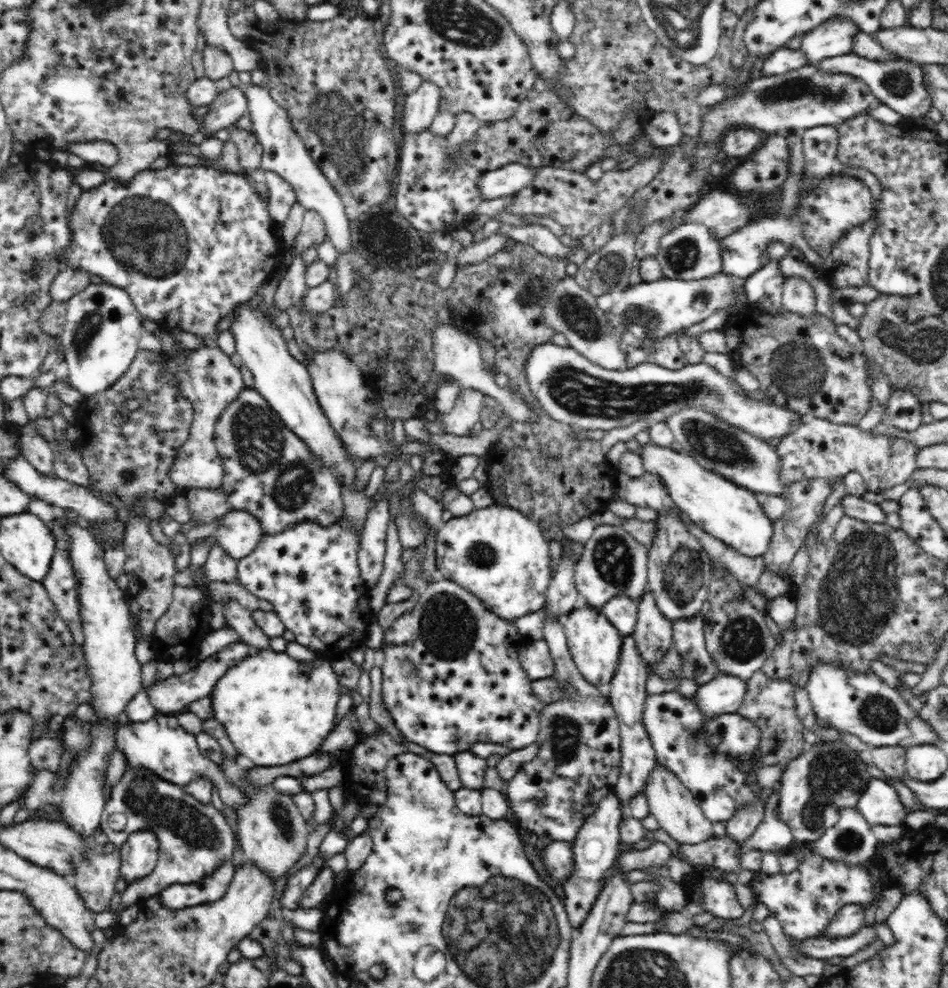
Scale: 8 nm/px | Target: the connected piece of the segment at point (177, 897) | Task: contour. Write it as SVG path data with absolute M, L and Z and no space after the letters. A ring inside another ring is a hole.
M232 862L220 866L213 876L201 884L168 883L157 895L159 904L178 910L192 905L208 905L220 901L226 894L236 866Z

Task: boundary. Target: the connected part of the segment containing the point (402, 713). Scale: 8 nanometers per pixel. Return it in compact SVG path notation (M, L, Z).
M444 578L440 582L430 583L420 597L417 598L415 604L412 604L408 610L401 613L392 622L391 626L384 630L383 636L385 638L384 642L386 642L386 647L384 648L386 660L384 660L381 667L384 704L388 706L388 712L394 718L396 728L408 738L410 743L423 746L428 751L436 754L454 755L462 751L468 751L475 742L502 744L502 746L510 748L511 751L522 750L528 744L537 742L537 734L541 728L541 718L547 704L540 701L541 698L535 694L534 682L526 675L525 668L521 666L520 660L521 650L524 650L532 641L526 639L517 631L512 620L504 619L494 611L490 611L477 595Z

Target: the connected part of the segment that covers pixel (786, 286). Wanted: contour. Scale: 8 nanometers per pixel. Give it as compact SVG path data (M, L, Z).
M787 277L782 283L782 305L785 311L799 316L816 314L814 288L802 277Z

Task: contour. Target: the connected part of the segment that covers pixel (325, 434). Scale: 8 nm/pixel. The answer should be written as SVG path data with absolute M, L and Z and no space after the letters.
M244 303L232 308L236 312L236 320L232 322L232 333L236 339L236 353L254 374L256 390L268 401L274 412L278 413L285 425L308 443L312 453L316 457L321 456L321 460L332 467L334 475L338 478L338 483L344 480L348 490L364 492L362 488L352 489L354 488L354 478L356 478L354 474L359 466L351 465L337 436L329 428L322 409L319 408L318 399L311 386L310 373L306 372L306 366L302 366L302 363L290 356L290 352L284 344L282 332L274 324L270 324L264 314L248 310L248 308L250 306L246 306Z

